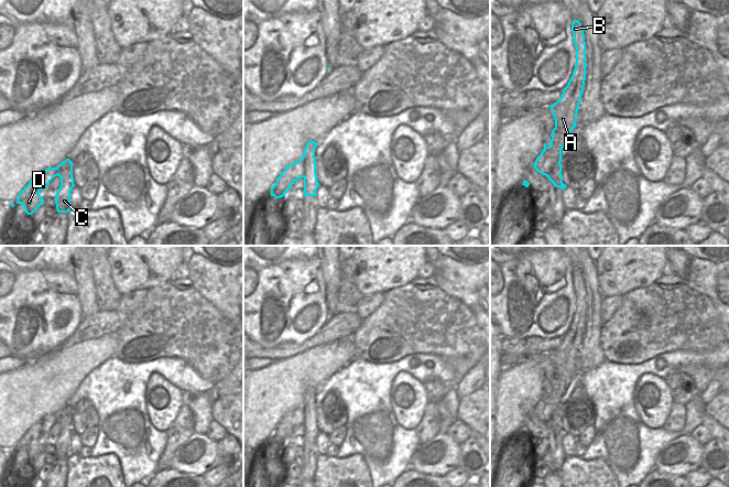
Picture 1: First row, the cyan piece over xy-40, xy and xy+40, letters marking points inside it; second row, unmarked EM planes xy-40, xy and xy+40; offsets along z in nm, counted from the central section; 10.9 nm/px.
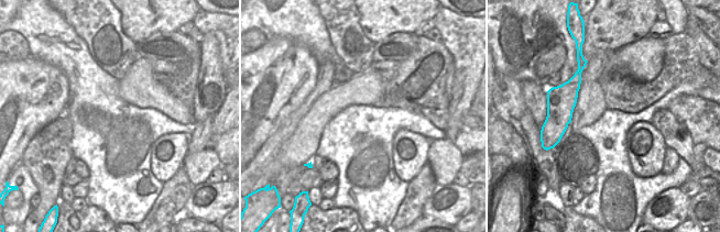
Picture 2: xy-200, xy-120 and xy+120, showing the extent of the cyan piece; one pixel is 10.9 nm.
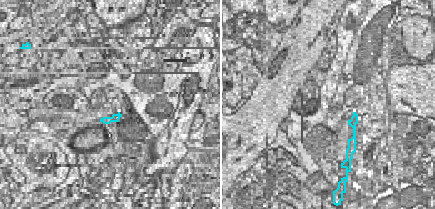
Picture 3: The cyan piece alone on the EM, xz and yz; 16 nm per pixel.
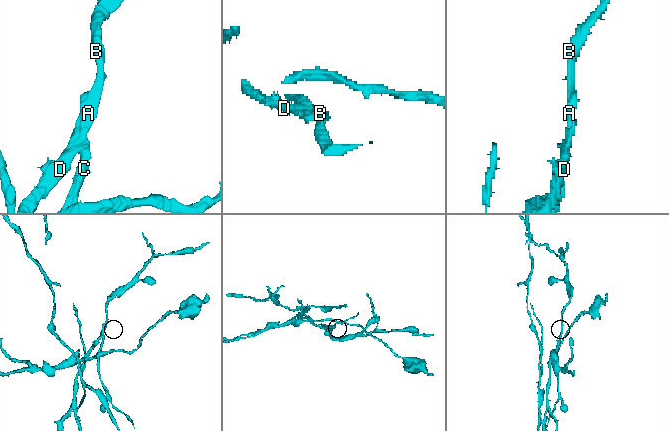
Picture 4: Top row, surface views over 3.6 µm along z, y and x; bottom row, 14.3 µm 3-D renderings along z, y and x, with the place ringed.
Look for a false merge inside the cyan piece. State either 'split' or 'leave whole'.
split

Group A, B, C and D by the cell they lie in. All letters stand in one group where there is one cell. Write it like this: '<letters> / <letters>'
A B D / C

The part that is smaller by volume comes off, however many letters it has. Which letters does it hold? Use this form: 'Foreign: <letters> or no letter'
Foreign: C

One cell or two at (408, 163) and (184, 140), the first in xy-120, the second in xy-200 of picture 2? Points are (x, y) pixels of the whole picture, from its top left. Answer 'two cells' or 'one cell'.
one cell

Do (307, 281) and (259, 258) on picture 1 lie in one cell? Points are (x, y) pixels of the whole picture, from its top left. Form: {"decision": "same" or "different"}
{"decision": "different"}

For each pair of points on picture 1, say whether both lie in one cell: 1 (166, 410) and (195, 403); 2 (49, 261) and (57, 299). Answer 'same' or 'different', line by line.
1: different
2: different

